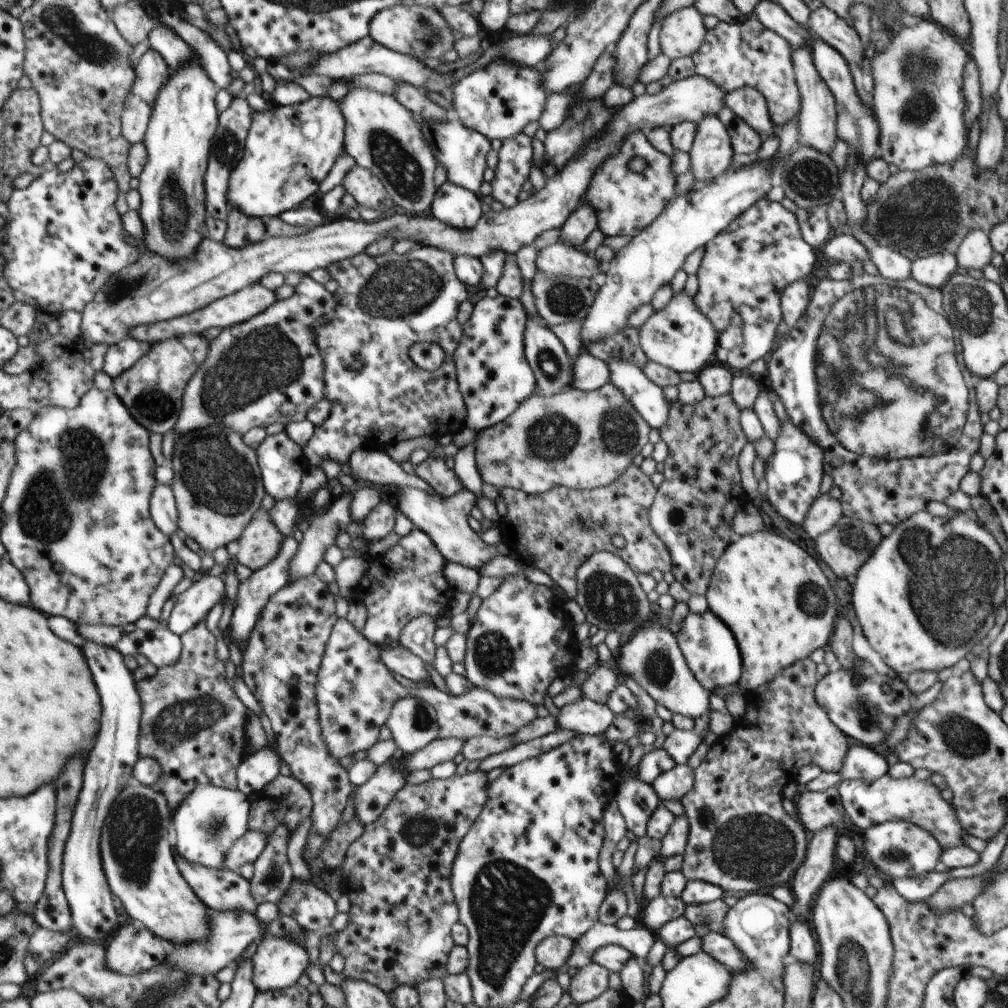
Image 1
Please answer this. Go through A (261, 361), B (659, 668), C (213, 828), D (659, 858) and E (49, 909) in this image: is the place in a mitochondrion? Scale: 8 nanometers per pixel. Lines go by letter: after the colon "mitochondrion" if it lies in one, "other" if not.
A: mitochondrion
B: mitochondrion
C: mitochondrion
D: other
E: other

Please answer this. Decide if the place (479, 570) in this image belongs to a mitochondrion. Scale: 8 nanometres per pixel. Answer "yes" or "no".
no

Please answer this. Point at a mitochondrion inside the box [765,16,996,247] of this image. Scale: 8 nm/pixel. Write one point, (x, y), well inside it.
(920, 61)

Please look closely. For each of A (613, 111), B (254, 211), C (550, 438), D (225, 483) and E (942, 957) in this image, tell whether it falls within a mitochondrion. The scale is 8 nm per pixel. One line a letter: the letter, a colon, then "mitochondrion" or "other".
A: other
B: other
C: mitochondrion
D: mitochondrion
E: other

